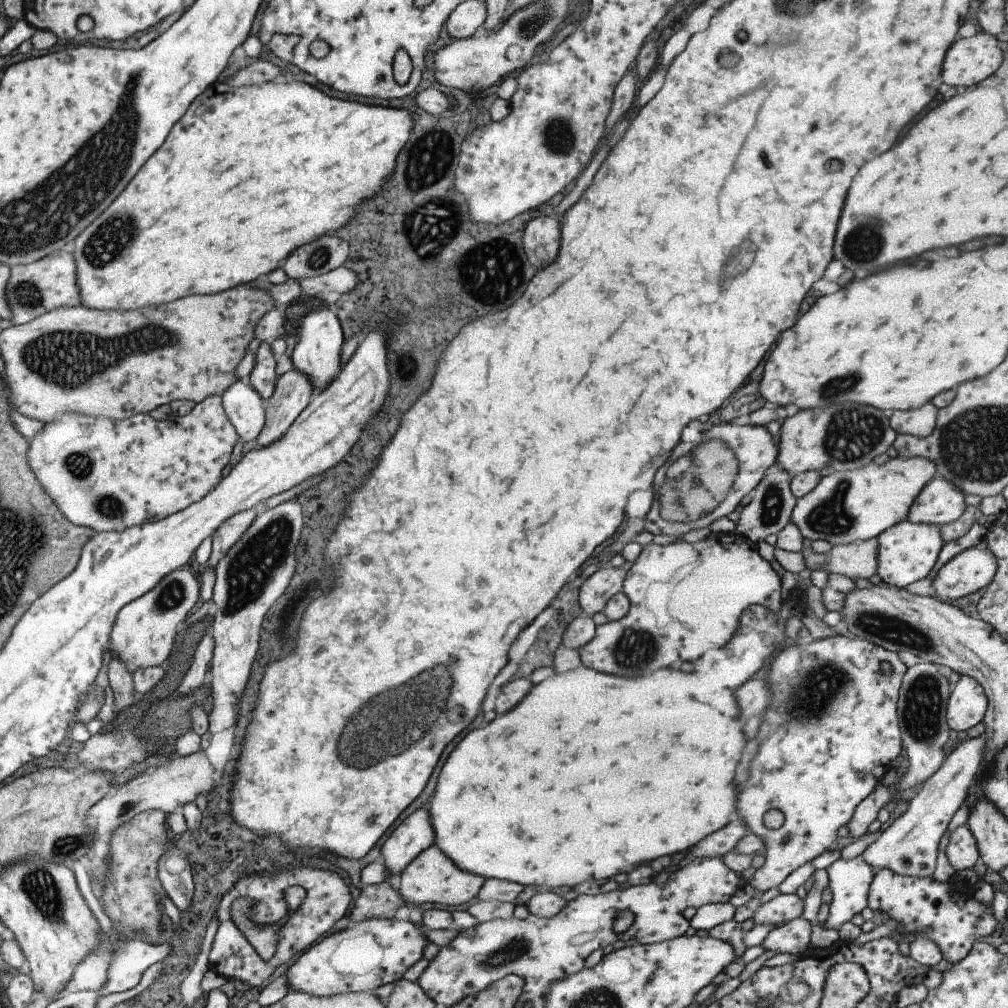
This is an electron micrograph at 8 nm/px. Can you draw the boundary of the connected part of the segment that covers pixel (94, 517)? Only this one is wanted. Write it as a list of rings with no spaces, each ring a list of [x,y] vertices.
[[[213,395],[198,403],[189,414],[166,422],[158,422],[150,414],[138,414],[118,422],[62,414],[55,422],[44,423],[44,428],[29,440],[27,460],[42,488],[72,524],[95,532],[122,532],[152,520],[164,520],[202,500],[225,476],[238,440],[234,426],[226,417],[221,396]]]

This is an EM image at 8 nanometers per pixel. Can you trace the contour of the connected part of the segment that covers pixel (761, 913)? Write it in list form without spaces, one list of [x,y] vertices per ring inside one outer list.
[[[778,894],[770,902],[758,906],[752,916],[755,924],[772,924],[778,927],[791,922],[803,914],[804,901],[797,894]]]

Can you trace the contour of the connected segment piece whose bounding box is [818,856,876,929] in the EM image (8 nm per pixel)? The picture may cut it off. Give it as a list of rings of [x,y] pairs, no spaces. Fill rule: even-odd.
[[[861,856],[844,860],[836,860],[828,869],[828,878],[830,879],[829,888],[831,891],[832,901],[829,916],[824,923],[818,923],[821,928],[834,929],[836,926],[842,926],[844,923],[851,921],[856,914],[862,913],[864,908],[868,907],[867,899],[869,889],[876,874],[873,868],[870,868]]]

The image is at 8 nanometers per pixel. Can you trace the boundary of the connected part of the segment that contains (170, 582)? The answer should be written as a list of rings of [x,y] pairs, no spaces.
[[[183,568],[170,572],[146,595],[126,604],[118,612],[110,634],[110,651],[114,650],[114,654],[124,662],[130,674],[138,668],[161,666],[172,652],[177,639],[178,624],[184,622],[188,612],[195,611],[195,605],[200,603],[200,582],[194,575]]]

